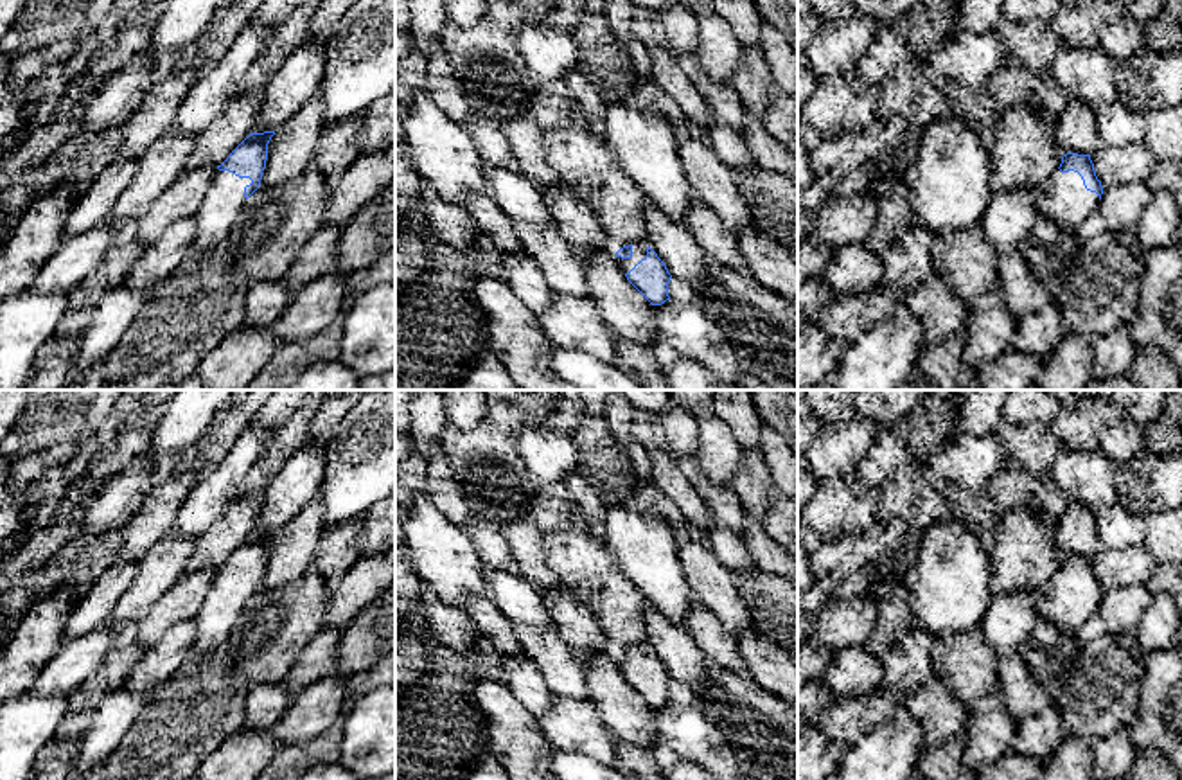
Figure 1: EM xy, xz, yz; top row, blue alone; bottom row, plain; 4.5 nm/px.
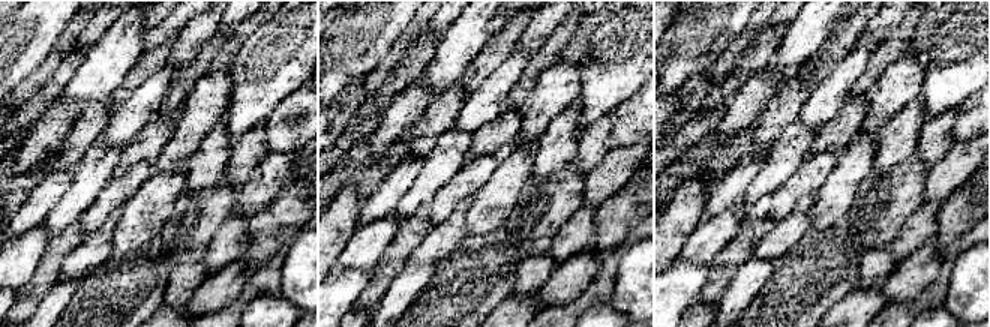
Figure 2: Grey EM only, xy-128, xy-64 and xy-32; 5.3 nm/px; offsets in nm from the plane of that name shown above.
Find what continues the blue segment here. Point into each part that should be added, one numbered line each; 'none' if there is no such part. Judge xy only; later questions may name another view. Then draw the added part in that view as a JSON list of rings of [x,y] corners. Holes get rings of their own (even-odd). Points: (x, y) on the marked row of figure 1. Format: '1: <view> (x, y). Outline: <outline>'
1: xy (225, 198). Outline: [[[217,169],[199,210],[192,216],[196,237],[189,255],[207,255],[232,235],[232,226],[246,201],[244,187],[250,183],[250,178],[239,178],[230,171]]]

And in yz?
1: yz (1066, 202). Outline: [[[1054,171],[1038,196],[1040,217],[1072,237],[1098,205],[1099,196],[1087,191],[1081,176],[1074,171]]]

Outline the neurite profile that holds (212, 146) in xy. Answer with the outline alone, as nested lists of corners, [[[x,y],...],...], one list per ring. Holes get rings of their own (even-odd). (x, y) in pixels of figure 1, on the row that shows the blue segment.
[[[260,90],[235,95],[223,113],[198,135],[187,169],[221,165],[230,153],[251,133],[260,111]]]

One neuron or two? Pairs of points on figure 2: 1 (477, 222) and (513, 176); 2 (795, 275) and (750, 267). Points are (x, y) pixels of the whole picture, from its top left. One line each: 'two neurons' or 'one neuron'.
1: one neuron
2: two neurons

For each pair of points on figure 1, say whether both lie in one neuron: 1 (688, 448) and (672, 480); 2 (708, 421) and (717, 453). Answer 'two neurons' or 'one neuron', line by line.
1: two neurons
2: one neuron

